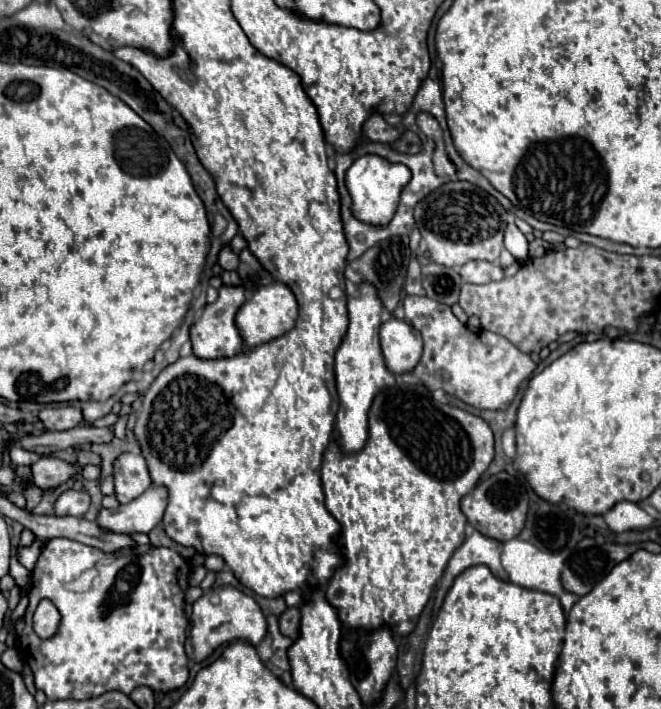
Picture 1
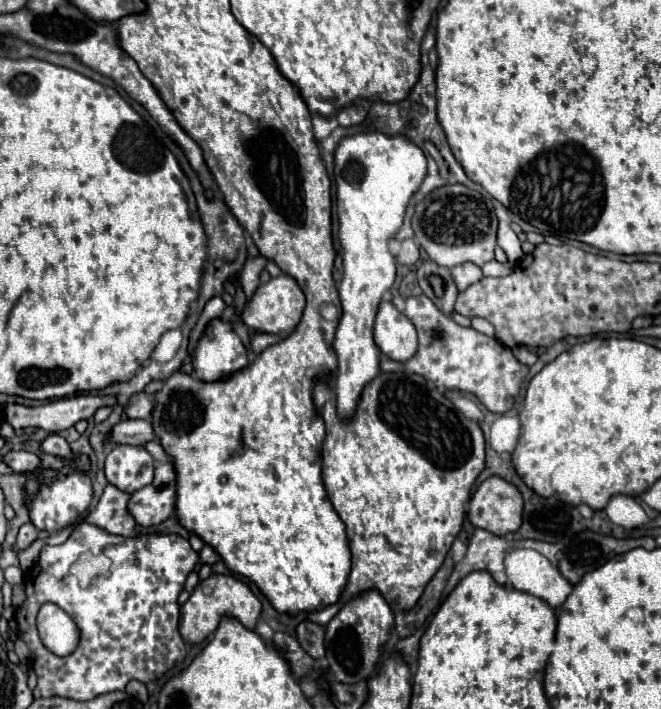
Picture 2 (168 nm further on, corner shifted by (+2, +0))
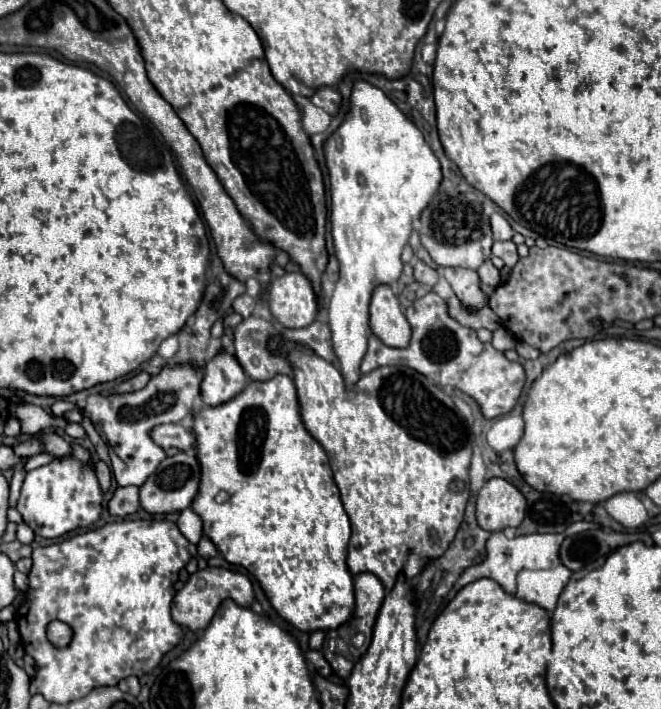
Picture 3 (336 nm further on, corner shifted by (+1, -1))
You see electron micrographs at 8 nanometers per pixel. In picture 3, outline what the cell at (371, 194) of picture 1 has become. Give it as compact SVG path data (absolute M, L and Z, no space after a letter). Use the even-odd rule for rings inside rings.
M356 80L352 84L350 108L344 122L328 136L324 142L324 158L330 176L330 224L332 224L332 240L336 258L340 262L340 280L336 282L334 294L328 304L330 314L330 330L332 330L332 346L340 360L342 376L346 378L346 386L354 386L360 378L360 362L366 354L368 346L368 304L372 290L378 284L392 284L402 274L402 248L406 246L412 222L420 218L422 210L428 206L432 196L438 192L442 182L440 162L426 144L418 126L408 120L408 116L376 86L366 80Z

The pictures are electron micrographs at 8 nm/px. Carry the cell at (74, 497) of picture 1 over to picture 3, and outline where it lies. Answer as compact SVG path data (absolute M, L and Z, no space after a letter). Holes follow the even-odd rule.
M70 444L70 452L66 456L56 456L52 462L30 470L24 478L20 500L18 500L18 512L22 514L24 522L34 530L34 534L40 534L42 538L60 538L76 528L88 528L92 526L100 514L102 514L102 490L96 480L96 470L94 470L94 458L86 448L80 444Z

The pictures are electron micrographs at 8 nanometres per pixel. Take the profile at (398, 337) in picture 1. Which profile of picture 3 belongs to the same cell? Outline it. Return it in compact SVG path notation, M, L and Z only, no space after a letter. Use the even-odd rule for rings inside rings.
M380 284L370 300L370 330L386 346L408 346L410 324L406 322L398 298L388 284Z

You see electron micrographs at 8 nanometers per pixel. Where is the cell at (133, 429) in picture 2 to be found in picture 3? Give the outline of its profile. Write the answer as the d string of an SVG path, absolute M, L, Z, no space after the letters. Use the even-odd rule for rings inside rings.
M162 424L152 430L154 442L168 450L170 446L178 450L192 450L194 448L194 432L182 424Z

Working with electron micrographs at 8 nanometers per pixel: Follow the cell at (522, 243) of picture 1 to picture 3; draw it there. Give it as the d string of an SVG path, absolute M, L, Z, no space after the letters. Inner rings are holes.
M494 212L490 216L490 226L492 226L492 234L494 234L494 240L512 240L514 236L514 230L510 228L510 224L506 222L504 216L500 216L498 212Z

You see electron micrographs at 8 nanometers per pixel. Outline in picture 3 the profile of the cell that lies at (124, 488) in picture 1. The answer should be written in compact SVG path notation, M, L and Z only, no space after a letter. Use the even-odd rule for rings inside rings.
M164 364L162 370L154 374L142 390L108 396L98 392L86 398L82 412L92 420L94 426L100 426L100 432L108 442L112 472L118 486L142 486L166 458L166 452L152 440L150 432L158 424L176 424L188 418L194 412L196 398L200 396L200 382L202 368L192 364Z

